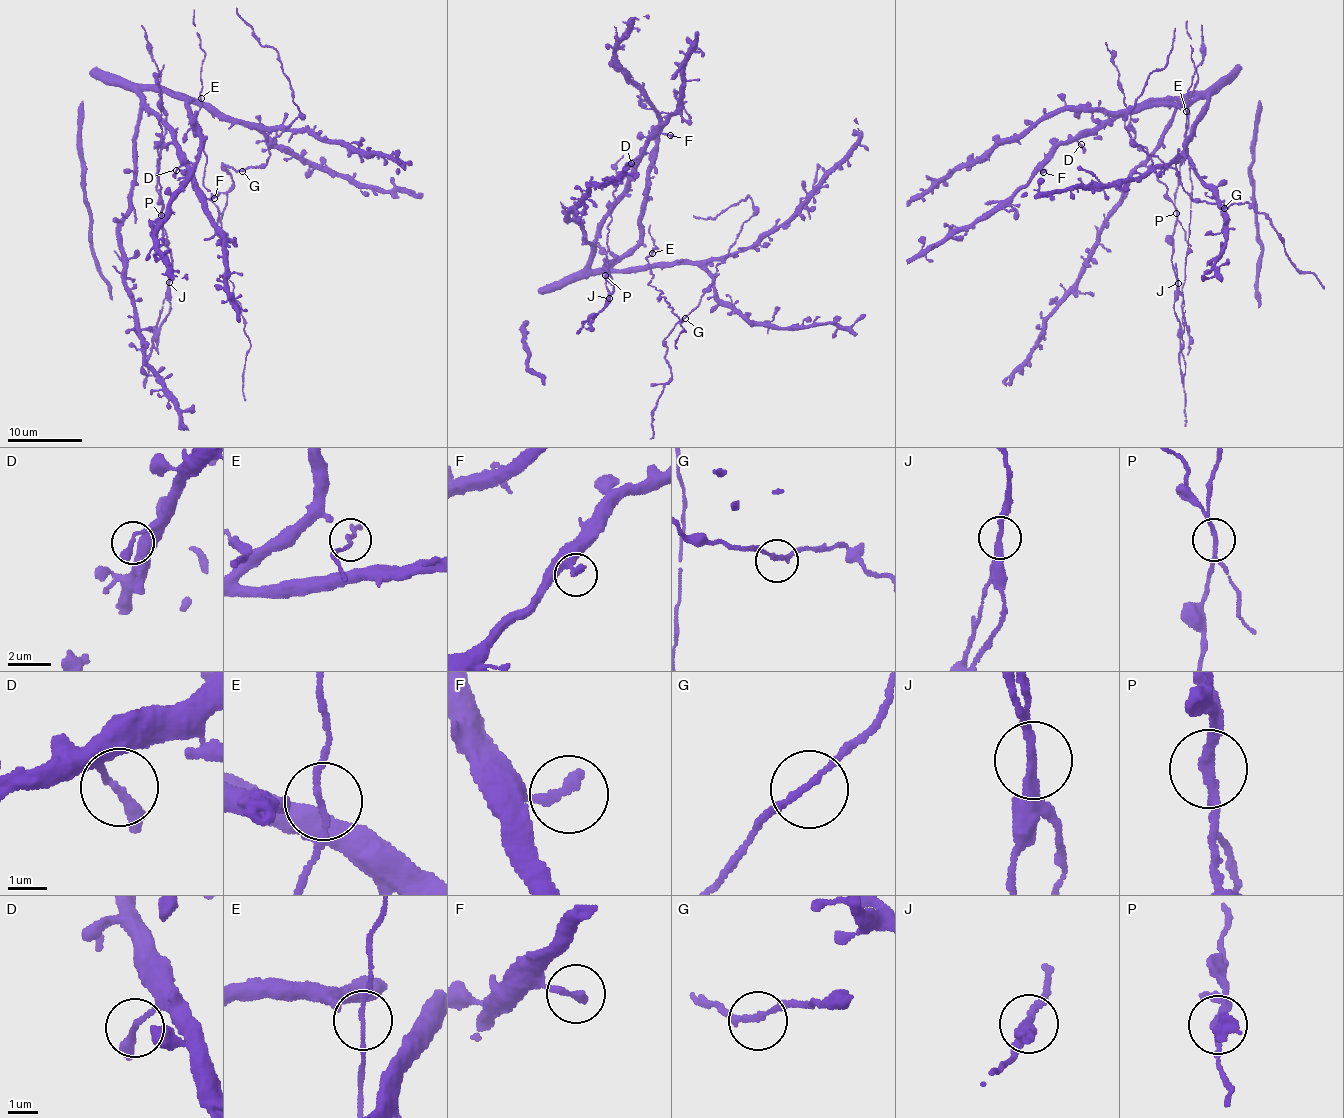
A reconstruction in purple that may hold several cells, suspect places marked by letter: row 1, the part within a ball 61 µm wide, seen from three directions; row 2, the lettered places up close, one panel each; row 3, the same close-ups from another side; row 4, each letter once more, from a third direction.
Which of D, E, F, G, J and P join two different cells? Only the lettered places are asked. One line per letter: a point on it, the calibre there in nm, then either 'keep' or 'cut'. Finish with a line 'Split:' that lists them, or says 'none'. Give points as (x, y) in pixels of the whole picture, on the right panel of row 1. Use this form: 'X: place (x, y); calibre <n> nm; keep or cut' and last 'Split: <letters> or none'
D: place (1081, 144); calibre 220 nm; keep
E: place (1186, 111); calibre 100 nm; keep
F: place (1043, 172); calibre 320 nm; keep
G: place (1224, 208); calibre 170 nm; keep
J: place (1178, 283); calibre 280 nm; cut
P: place (1176, 213); calibre 180 nm; cut
Split: J, P

